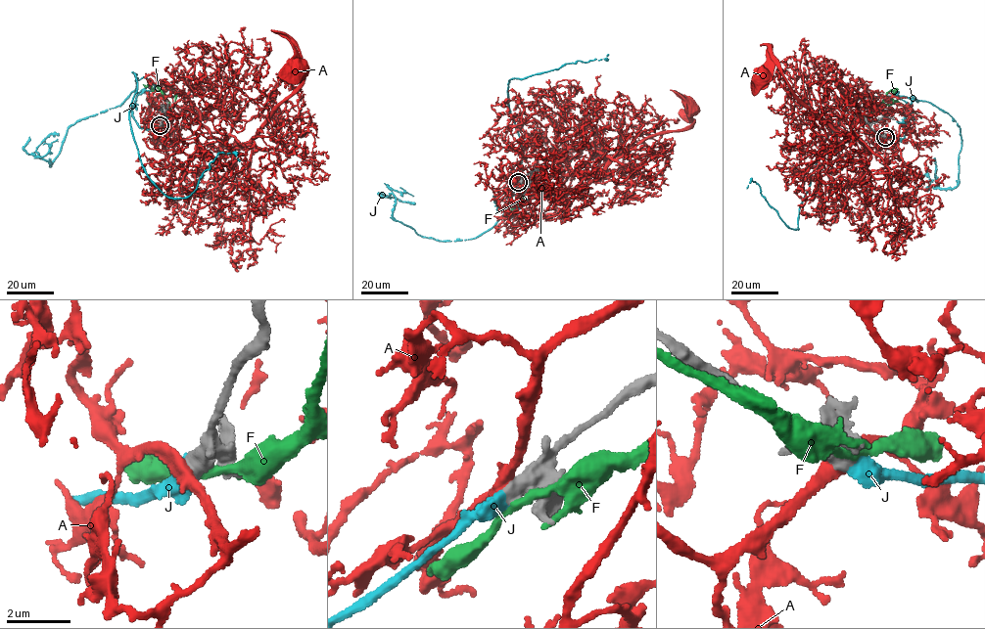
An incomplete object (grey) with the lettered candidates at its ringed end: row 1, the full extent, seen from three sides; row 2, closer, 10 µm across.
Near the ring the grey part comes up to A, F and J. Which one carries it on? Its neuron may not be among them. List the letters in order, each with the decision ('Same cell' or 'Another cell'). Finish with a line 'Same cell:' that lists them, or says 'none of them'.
A: Another cell
F: Another cell
J: Same cell
Same cell: J

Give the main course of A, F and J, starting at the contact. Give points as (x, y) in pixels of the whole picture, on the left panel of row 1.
A: (160, 125), (164, 131), (169, 116), (192, 105), (224, 151), (244, 146), (291, 96), (299, 68)
F: (162, 125), (167, 124), (175, 103), (175, 94), (171, 97), (154, 91), (146, 112)
J: (160, 125), (132, 115), (144, 89), (133, 71), (131, 130), (167, 196), (188, 197), (219, 153), (239, 161)

